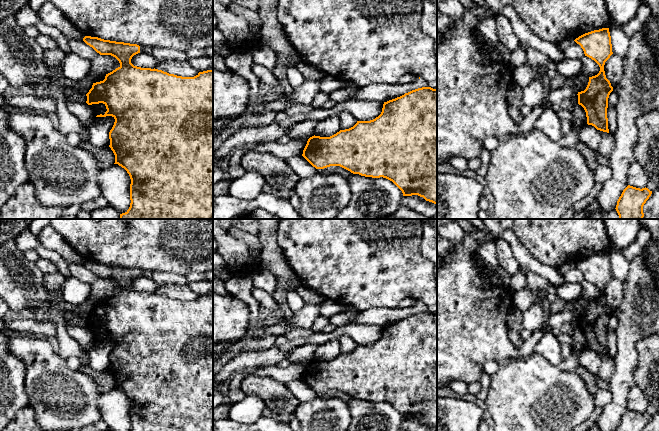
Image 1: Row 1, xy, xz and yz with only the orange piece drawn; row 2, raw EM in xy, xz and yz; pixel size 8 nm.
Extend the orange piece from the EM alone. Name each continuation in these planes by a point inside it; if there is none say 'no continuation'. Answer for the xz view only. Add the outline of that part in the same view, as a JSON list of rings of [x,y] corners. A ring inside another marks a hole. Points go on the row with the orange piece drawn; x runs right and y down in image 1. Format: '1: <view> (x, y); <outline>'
no continuation

